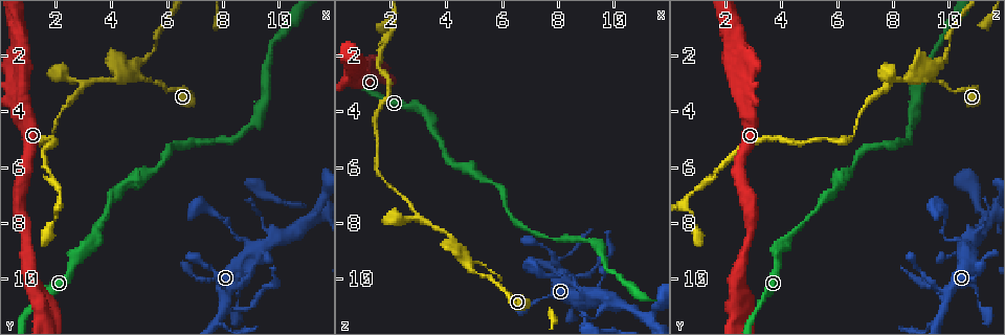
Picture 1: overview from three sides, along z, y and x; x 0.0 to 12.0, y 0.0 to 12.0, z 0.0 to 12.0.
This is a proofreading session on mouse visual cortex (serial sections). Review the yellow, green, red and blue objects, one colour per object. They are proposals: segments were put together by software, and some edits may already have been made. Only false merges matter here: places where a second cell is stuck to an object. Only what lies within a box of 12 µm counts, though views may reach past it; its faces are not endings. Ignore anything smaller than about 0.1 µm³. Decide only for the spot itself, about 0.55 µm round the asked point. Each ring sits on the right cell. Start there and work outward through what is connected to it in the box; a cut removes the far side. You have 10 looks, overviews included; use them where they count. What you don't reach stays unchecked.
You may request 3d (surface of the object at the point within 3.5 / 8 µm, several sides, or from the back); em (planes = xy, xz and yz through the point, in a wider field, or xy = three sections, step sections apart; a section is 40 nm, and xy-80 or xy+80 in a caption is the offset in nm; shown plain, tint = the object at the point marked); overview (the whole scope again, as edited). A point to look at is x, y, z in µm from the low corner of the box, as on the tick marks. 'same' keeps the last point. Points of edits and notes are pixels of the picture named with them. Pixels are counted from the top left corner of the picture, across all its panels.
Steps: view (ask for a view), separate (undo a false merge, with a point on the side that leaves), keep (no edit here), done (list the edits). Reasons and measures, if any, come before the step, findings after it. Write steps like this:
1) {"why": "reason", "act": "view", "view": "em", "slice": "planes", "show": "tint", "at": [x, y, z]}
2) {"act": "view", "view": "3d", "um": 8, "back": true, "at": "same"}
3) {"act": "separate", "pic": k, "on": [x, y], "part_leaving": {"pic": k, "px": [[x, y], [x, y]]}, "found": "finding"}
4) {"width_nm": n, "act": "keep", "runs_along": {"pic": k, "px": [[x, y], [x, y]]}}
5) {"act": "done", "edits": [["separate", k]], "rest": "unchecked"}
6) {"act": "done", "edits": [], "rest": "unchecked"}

{"why": "calibre changes", "act": "view", "view": "3d", "um": 3.5, "at": [8.7, 8.5, 10.3]}

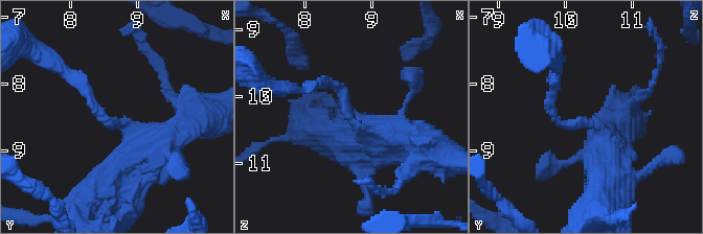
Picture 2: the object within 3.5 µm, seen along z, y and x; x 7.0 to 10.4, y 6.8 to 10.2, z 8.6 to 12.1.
{"arm_widths_nm": [150, 450], "why": "now the EM", "act": "view", "view": "em", "slice": "xy", "step": 1, "show": "tint", "at": [8.65, 8.60, 10.25]}

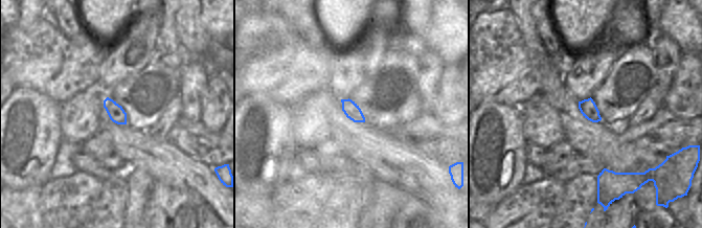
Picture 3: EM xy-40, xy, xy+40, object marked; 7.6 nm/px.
{"act": "keep", "runs_along": {"pic": 2, "px": [[615, 169], [596, 124], [556, 118], [553, 89]]}, "found": "all the same cell"}

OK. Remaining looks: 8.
{"why": "sudden change in width", "act": "view", "view": "3d", "um": 3.5, "at": [8.4, 11.1, 9.9]}

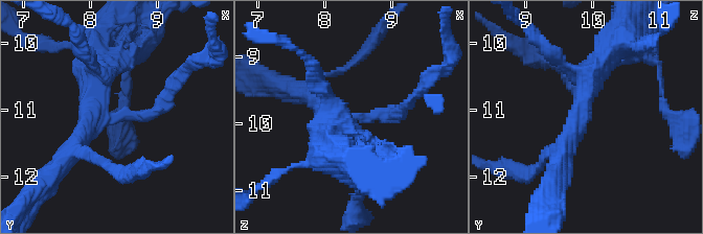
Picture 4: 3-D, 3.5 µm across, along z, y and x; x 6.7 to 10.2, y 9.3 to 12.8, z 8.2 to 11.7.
{"act": "view", "view": "em", "slice": "xy", "step": 1, "show": "tint", "at": [8.40, 11.05, 9.90]}

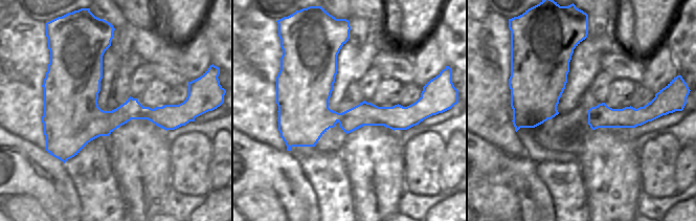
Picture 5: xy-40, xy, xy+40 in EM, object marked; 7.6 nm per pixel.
{"act": "keep", "runs_along": {"pic": 4, "px": [[331, 130], [326, 114], [376, 117], [407, 103]]}, "found": "one cell here"}

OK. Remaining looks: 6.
{"why": "sharp bend", "act": "view", "view": "3d", "um": 3.5, "at": [4.8, 2.6, 9.4]}

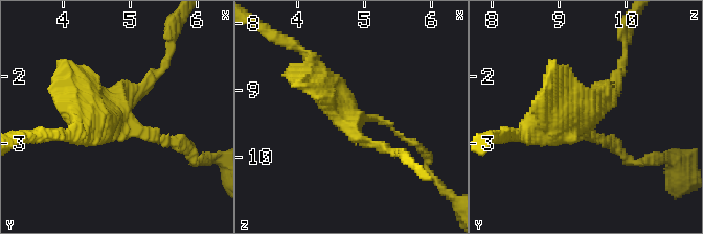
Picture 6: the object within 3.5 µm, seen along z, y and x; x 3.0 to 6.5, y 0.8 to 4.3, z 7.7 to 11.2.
{"arms": 3, "arm_widths_nm": [100, 150, 450], "why": "shape alone is not enough", "act": "view", "view": "em", "slice": "xy", "step": 5, "show": "tint", "at": [4.85, 2.60, 9.40]}

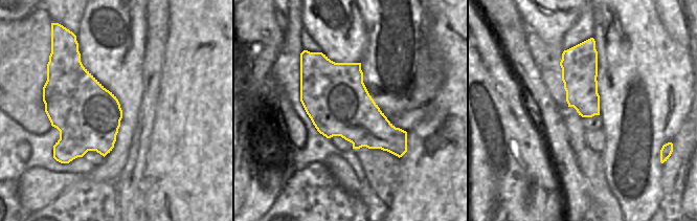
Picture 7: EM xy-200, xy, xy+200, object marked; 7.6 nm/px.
{"why": "another direction", "act": "view", "view": "em", "slice": "xy", "step": 1, "show": "tint", "at": "same"}

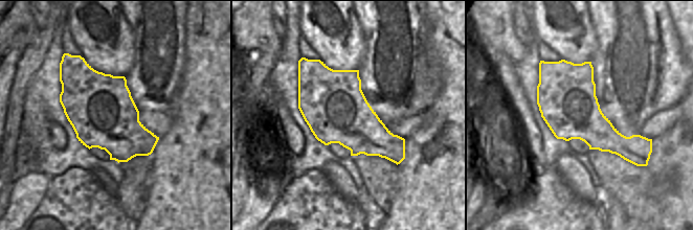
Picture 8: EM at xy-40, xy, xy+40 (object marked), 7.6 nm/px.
{"width_nm": 500, "act": "keep", "runs_along": {"pic": 6, "px": [[407, 142], [382, 120], [353, 118], [314, 65]]}, "found": "continuous, no second cell"}

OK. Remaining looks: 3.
{"why": "thick turns thin", "act": "view", "view": "3d", "um": 3.5, "back": true, "at": [2.3, 2.6, 7.9]}

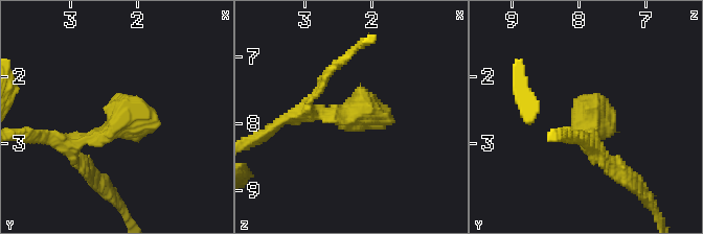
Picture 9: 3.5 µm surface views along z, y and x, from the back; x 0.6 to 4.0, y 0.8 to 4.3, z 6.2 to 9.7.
{"why": "shape alone is not enough", "act": "view", "view": "em", "slice": "xy", "step": 1, "show": "tint", "at": [2.30, 2.75, 7.90]}

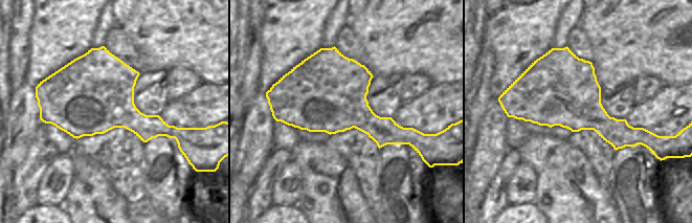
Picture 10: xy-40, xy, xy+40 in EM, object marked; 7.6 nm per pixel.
{"why": "cut it another way", "act": "view", "view": "em", "slice": "planes", "show": "tint", "at": "same"}

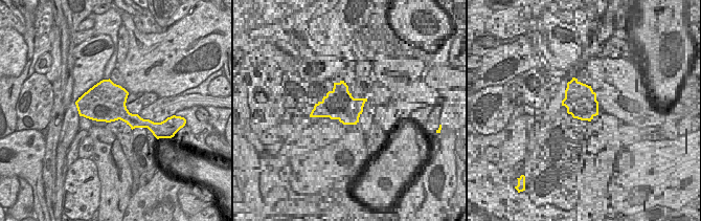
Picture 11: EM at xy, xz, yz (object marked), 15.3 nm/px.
{"act": "keep", "runs_along": {"pic": 9, "px": [[60, 140], [160, 124]]}, "found": "continuous, no second cell"}

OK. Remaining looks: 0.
{"act": "done", "edits": [], "rest": "unchecked"}

